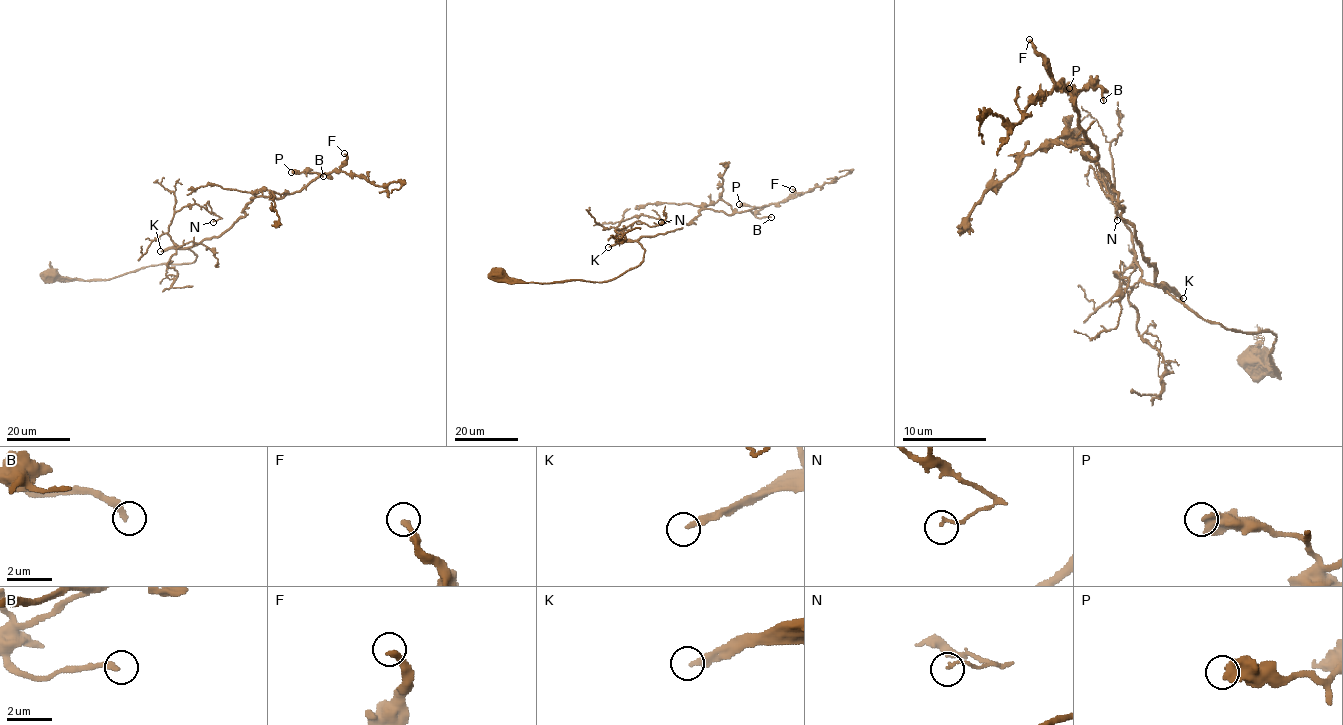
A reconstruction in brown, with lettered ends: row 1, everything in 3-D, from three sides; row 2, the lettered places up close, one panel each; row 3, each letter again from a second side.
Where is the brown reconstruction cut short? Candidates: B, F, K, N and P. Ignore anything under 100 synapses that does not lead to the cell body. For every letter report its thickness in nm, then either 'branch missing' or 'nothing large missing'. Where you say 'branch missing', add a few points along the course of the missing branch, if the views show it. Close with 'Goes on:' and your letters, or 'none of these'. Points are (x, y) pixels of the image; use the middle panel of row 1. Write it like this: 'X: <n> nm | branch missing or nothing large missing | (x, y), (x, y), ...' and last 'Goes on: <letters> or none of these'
B: 220 nm | nothing large missing
F: 280 nm | branch missing | (792, 189), (780, 182), (783, 163), (778, 159), (738, 144), (777, 129), (787, 128), (789, 135)
K: 280 nm | branch missing | (608, 247), (554, 249), (528, 224), (514, 222), (505, 204), (483, 191), (456, 162), (455, 144)
N: 120 nm | nothing large missing
P: 600 nm | nothing large missing
Goes on: F, K

